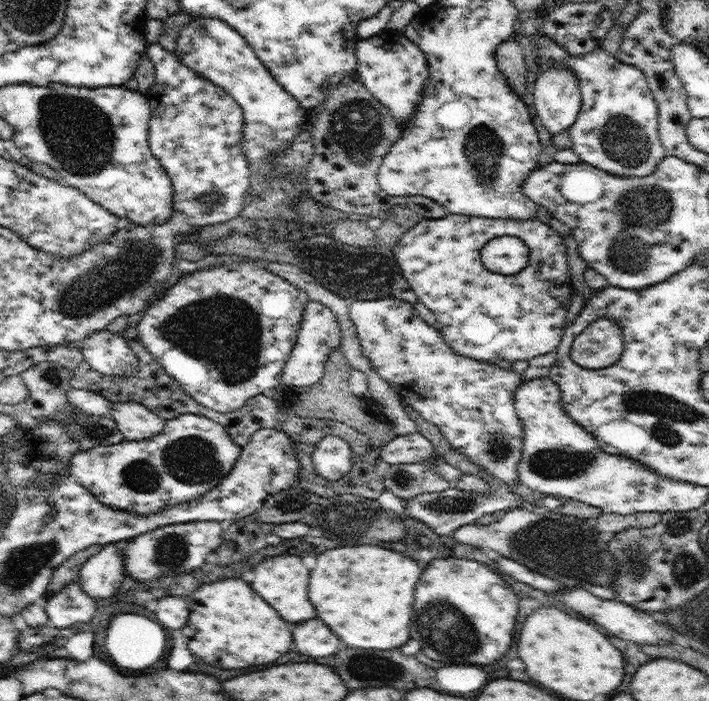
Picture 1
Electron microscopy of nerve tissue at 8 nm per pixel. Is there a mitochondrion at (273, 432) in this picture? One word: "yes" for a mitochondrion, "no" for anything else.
no

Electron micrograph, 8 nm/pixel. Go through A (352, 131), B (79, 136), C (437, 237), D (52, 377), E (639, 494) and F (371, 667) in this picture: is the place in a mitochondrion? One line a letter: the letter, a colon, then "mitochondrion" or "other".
A: mitochondrion
B: mitochondrion
C: other
D: mitochondrion
E: other
F: mitochondrion

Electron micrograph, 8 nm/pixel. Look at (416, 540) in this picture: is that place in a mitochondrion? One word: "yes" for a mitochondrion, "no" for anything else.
no

